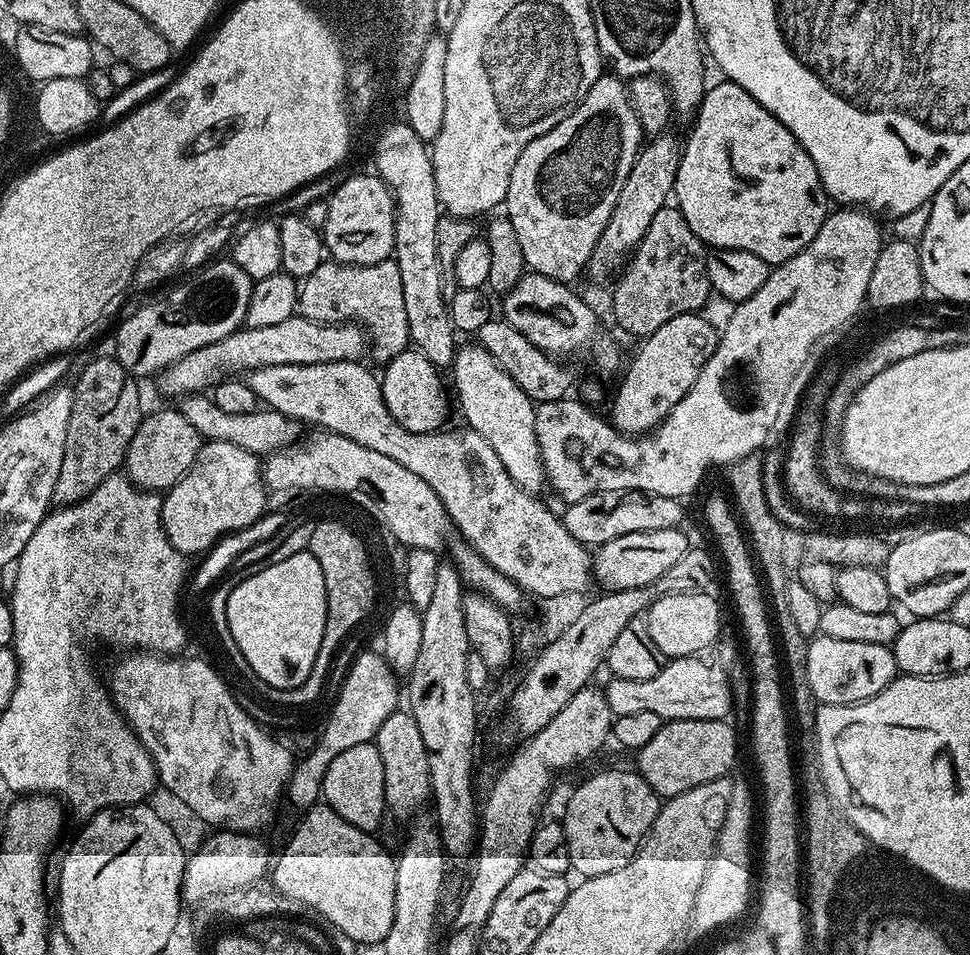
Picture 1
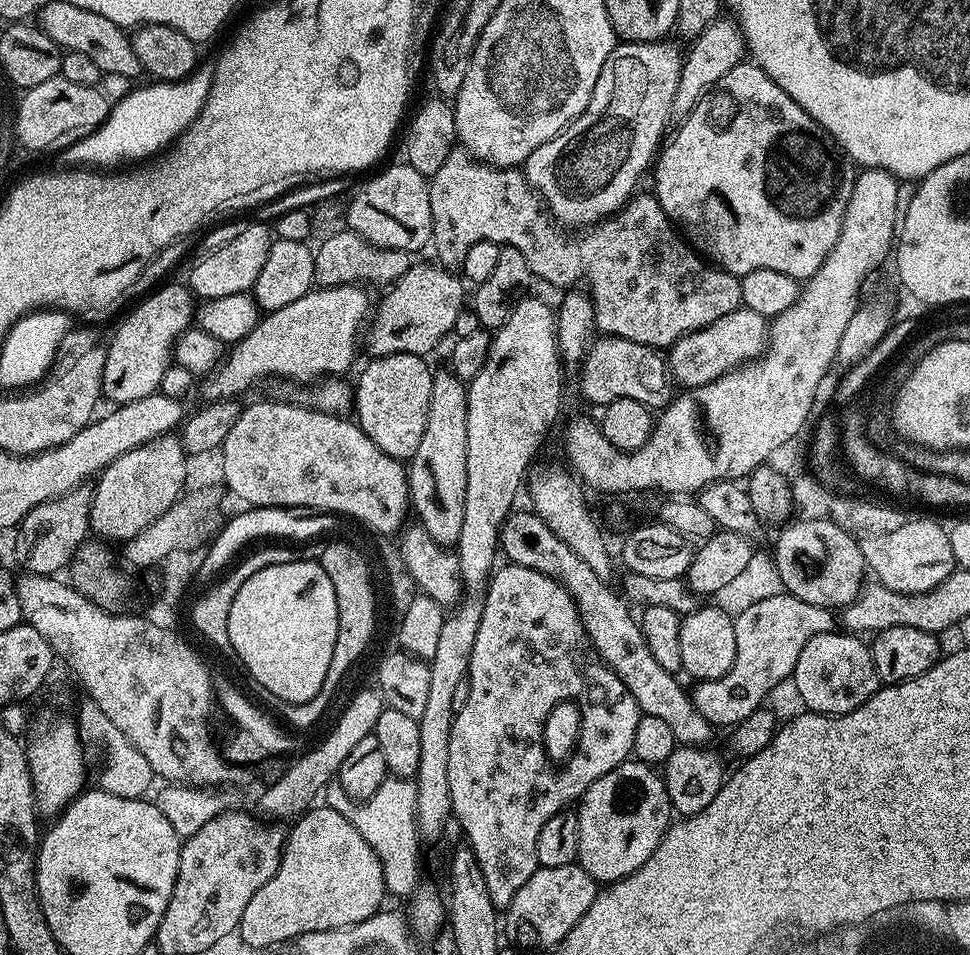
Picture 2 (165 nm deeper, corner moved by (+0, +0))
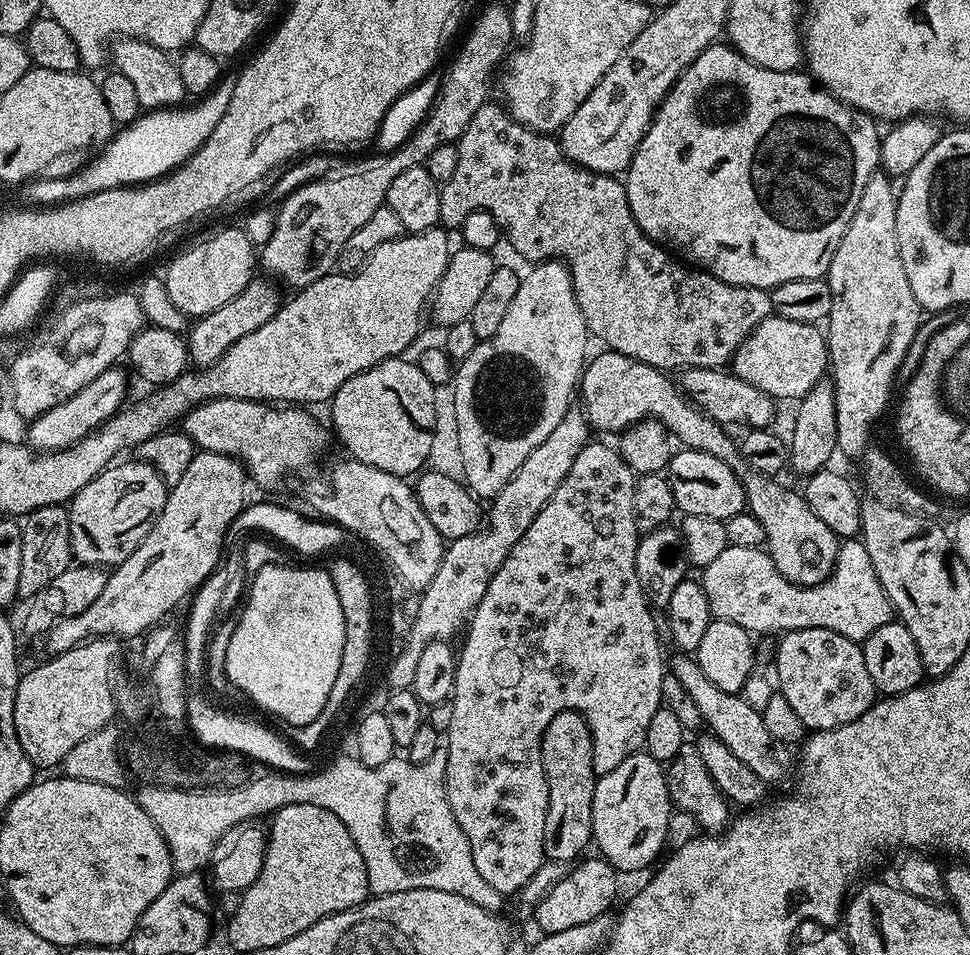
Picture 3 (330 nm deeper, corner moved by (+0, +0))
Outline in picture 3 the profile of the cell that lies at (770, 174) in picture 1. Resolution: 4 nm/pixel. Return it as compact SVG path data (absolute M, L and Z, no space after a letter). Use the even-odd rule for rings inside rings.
M717 42L702 54L698 54L692 65L684 69L681 76L672 83L672 88L656 109L652 124L646 130L642 142L628 163L624 189L630 202L630 210L640 229L650 239L661 246L671 245L670 242L673 240L678 247L688 248L689 254L697 260L695 263L703 271L727 284L739 288L771 290L782 286L782 282L821 278L828 271L830 262L834 258L834 250L838 250L838 242L842 242L842 234L846 234L850 218L854 218L854 210L858 210L858 198L862 198L866 182L872 173L880 168L882 132L876 127L878 124L873 117L837 100L832 93L819 87L811 75L800 70L795 72L766 70L750 62L741 52L737 52L727 43Z

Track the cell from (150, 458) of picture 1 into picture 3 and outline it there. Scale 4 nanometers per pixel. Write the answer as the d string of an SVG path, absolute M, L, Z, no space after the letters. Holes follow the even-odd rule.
M139 458L129 464L113 463L95 476L67 505L70 518L70 546L75 563L111 570L126 562L130 554L154 530L158 514L166 506L169 485Z

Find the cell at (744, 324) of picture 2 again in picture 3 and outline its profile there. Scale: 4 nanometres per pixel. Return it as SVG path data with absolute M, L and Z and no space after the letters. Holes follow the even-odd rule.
M775 314L766 317L748 335L730 361L730 370L735 376L750 382L750 386L758 386L758 390L776 402L803 400L813 386L825 379L829 368L825 333L815 324L794 322Z

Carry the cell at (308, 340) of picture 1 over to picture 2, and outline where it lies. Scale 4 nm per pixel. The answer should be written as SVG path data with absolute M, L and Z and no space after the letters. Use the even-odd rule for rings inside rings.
M413 263L411 268L402 274L400 279L391 285L392 293L384 300L380 309L375 309L370 323L366 328L366 340L368 336L368 356L389 356L390 354L414 354L415 356L427 357L440 344L440 339L447 332L451 333L456 327L456 319L460 312L465 311L464 284L465 281L456 277L453 269L439 263L432 264Z

